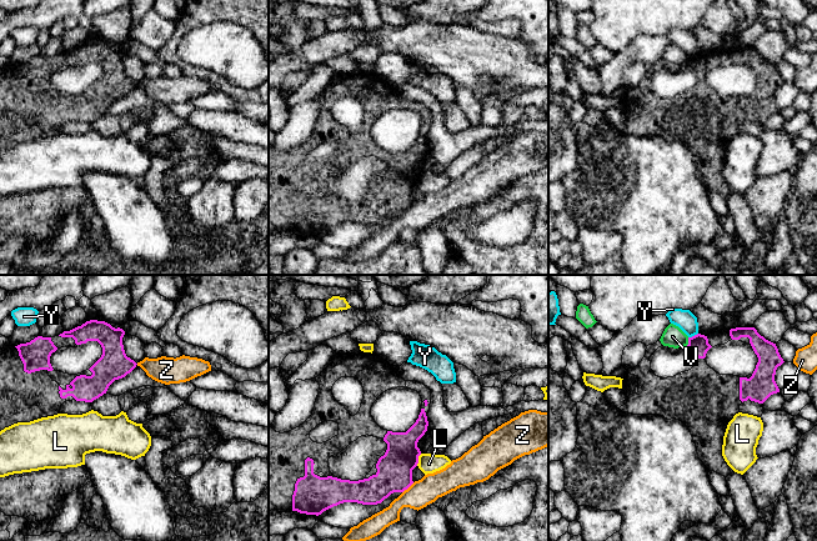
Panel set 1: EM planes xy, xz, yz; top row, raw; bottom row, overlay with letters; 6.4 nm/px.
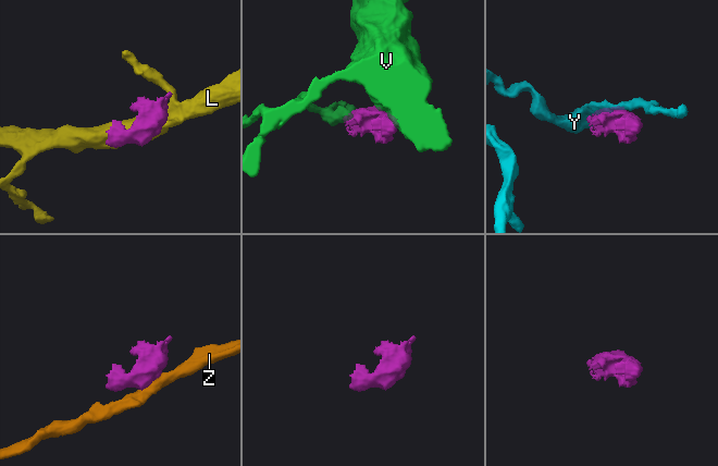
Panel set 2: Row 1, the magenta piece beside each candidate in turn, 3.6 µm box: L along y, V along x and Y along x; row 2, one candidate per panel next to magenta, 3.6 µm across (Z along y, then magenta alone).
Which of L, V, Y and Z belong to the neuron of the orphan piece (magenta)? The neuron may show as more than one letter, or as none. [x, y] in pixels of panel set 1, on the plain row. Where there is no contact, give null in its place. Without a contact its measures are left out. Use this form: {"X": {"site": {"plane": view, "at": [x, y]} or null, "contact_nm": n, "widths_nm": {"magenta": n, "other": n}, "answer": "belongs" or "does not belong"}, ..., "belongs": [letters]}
{"L": {"site": {"plane": "xz", "at": [417, 180]}, "contact_nm": 90, "widths_nm": {"magenta": 220, "other": 130}, "answer": "does not belong"}, "V": {"site": {"plane": "yz", "at": [688, 61]}, "contact_nm": 60, "widths_nm": {"magenta": 120, "other": 140}, "answer": "does not belong"}, "Y": {"site": {"plane": "yz", "at": [692, 56]}, "contact_nm": 70, "widths_nm": {"magenta": 120, "other": 120}, "answer": "does not belong"}, "Z": {"site": {"plane": "xz", "at": [407, 208]}, "contact_nm": 100, "widths_nm": {"magenta": 220, "other": 170}, "answer": "does not belong"}, "belongs": []}

